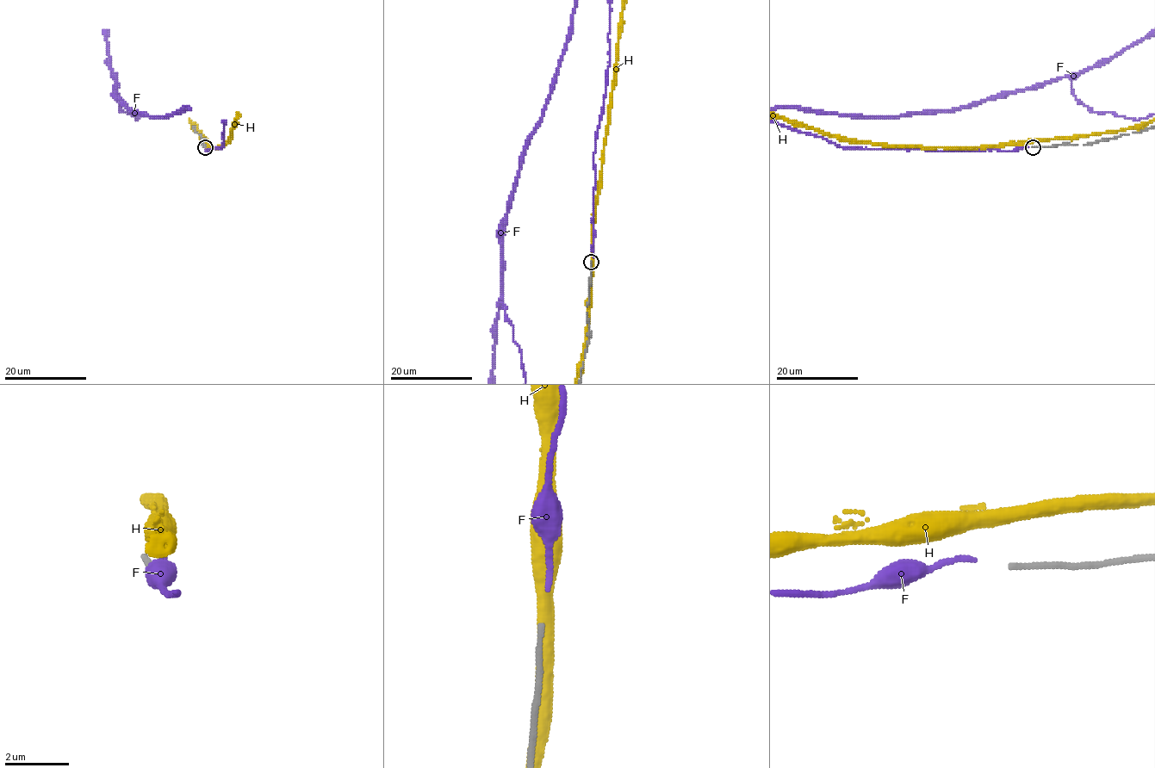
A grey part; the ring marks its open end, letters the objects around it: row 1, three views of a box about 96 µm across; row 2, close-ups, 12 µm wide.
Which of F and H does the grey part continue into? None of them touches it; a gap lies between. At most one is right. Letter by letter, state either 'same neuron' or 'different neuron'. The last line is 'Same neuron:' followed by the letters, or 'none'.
F: same neuron
H: different neuron
Same neuron: F

